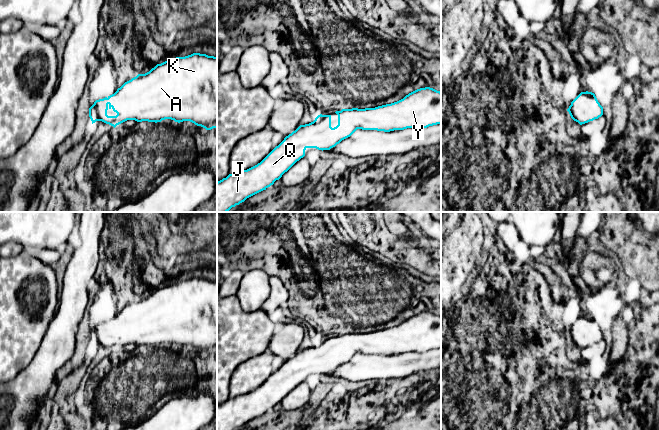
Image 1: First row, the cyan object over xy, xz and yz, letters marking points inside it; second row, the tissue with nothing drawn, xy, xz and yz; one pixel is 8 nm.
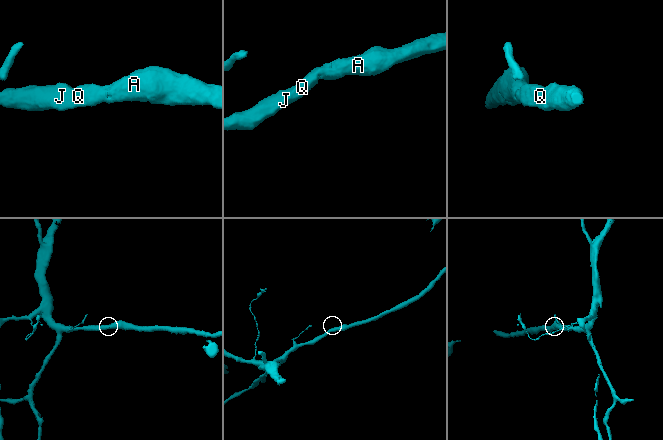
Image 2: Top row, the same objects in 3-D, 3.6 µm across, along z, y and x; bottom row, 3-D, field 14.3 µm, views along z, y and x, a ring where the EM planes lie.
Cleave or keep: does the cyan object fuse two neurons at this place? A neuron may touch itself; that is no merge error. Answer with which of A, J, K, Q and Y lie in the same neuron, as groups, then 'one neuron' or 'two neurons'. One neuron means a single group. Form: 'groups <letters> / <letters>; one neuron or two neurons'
groups A J K Q Y; one neuron

